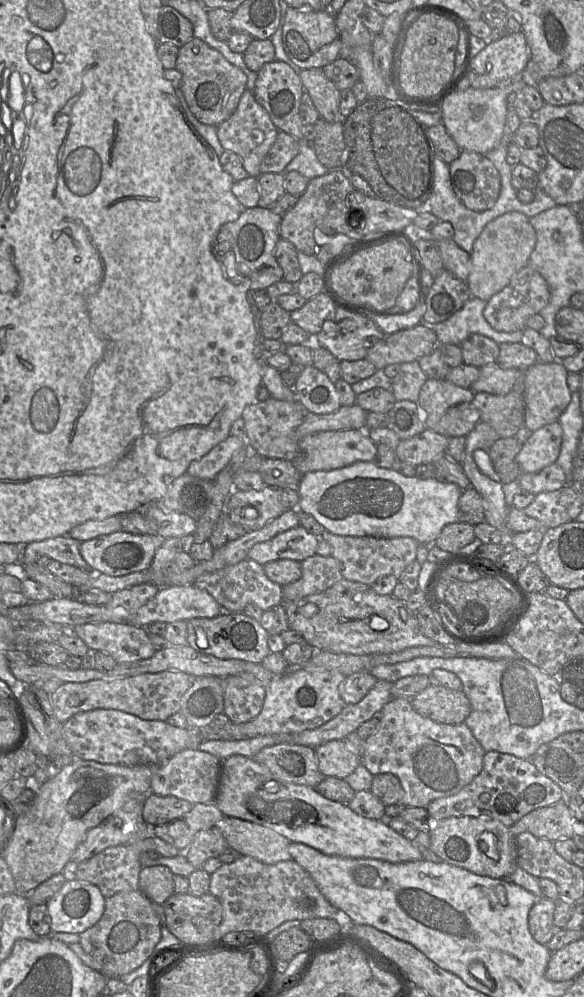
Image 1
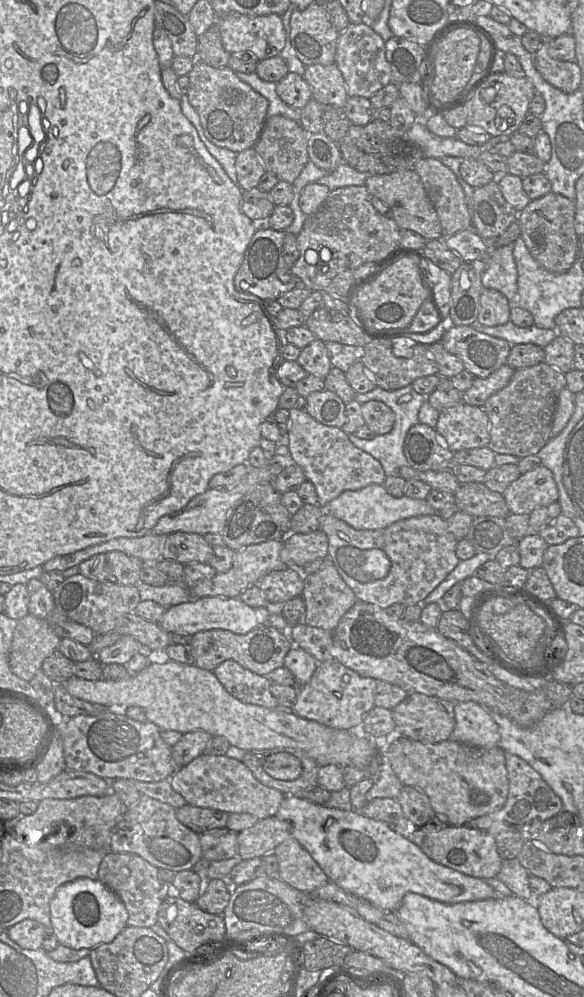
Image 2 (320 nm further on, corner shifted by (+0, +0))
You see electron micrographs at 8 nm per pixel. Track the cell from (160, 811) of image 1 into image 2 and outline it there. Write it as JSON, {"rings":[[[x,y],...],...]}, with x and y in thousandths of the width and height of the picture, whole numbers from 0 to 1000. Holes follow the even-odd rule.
{"rings":[[[324,806],[301,811],[303,821],[337,837],[365,831],[387,830],[392,815]]]}

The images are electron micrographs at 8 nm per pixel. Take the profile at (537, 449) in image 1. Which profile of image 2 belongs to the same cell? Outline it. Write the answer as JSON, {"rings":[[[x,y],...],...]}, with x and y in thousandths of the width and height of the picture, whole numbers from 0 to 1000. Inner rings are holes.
{"rings":[[[932,466],[892,475],[860,496],[878,516],[906,517],[918,509],[955,503],[955,490],[945,473]]]}

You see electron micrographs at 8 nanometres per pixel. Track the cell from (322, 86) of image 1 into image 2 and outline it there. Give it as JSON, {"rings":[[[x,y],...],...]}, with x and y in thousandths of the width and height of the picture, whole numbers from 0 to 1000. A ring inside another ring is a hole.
{"rings":[[[574,63],[524,66],[519,78],[531,85],[539,101],[555,107],[589,108],[598,97],[592,83]]]}

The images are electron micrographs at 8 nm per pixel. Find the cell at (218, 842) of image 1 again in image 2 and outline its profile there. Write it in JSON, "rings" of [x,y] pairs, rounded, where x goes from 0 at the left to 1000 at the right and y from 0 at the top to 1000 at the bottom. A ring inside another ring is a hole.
{"rings":[[[471,818],[442,822],[437,827],[406,838],[408,860],[413,863],[449,861],[491,841],[498,840],[500,826]]]}

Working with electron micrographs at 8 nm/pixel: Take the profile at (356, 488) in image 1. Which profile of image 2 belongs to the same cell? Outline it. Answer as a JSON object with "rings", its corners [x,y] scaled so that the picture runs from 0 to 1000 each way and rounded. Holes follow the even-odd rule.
{"rings":[[[637,485],[608,492],[589,492],[560,506],[557,513],[610,532],[646,532],[690,521],[748,516],[729,502],[705,501],[693,496],[685,499],[673,498],[663,494],[656,485]]]}

